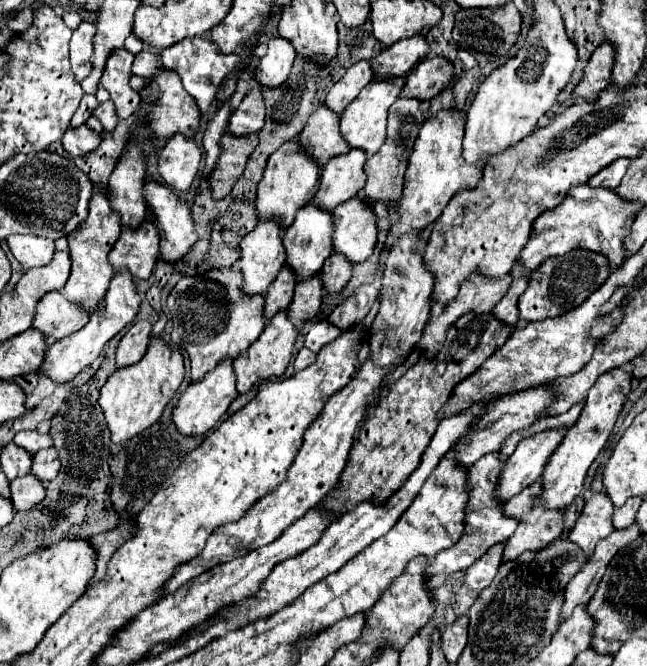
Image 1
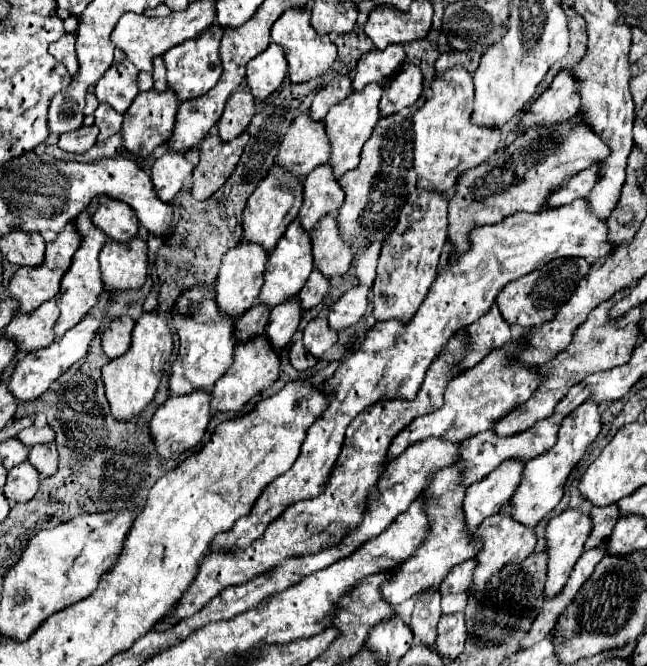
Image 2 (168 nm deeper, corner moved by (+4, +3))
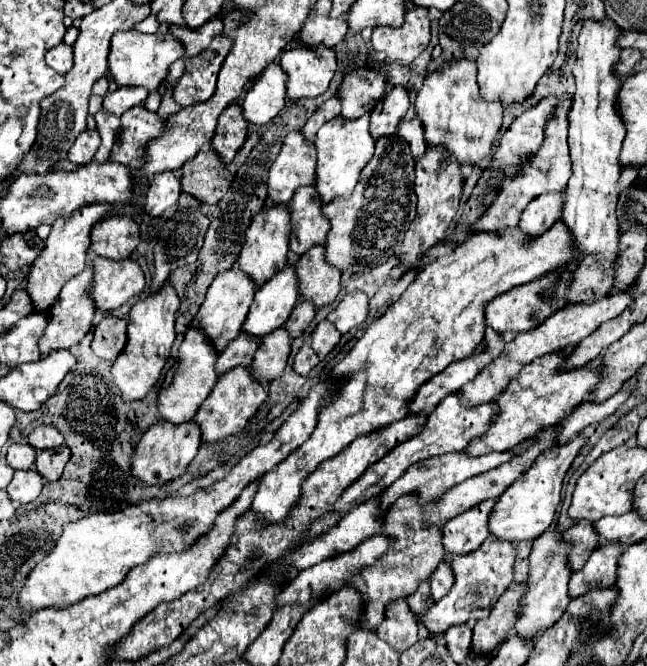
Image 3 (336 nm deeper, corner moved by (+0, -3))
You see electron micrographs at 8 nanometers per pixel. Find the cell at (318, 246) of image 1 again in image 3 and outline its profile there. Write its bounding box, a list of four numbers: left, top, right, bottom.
[241,266,297,338]

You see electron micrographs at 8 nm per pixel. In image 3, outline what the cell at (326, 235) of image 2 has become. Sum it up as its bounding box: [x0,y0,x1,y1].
[295,246,341,308]

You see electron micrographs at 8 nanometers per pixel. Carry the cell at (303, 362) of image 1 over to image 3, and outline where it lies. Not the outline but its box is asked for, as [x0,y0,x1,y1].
[293,342,319,376]

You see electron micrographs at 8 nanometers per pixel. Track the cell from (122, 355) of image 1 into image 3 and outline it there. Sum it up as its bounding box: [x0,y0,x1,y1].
[93,318,127,360]

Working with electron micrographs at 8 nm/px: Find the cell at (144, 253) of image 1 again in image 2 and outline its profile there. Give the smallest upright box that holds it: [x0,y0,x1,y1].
[99,236,147,290]

